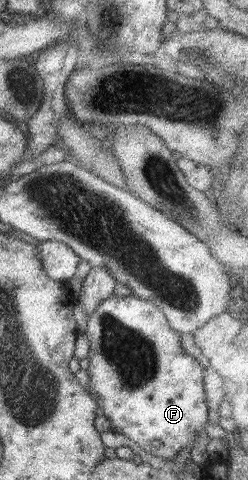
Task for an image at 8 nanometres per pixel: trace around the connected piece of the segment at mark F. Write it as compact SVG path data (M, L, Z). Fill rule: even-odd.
M114 291L108 294L107 297L104 297L101 301L98 301L97 305L92 309L92 312L87 316L84 335L89 342L89 351L87 354L89 365L87 367L87 372L90 381L87 389L97 398L102 414L112 423L111 430L125 436L126 440L128 439L134 444L137 444L139 448L146 453L149 453L152 456L160 456L160 458L166 460L174 459L180 449L191 446L192 442L196 439L196 436L203 431L203 428L207 423L206 397L205 392L202 389L202 366L192 357L192 355L187 354L182 347L180 347L181 334L168 324L164 313L155 303L141 299L134 294L120 296ZM154 440L160 443L158 448L150 446L150 442Z

